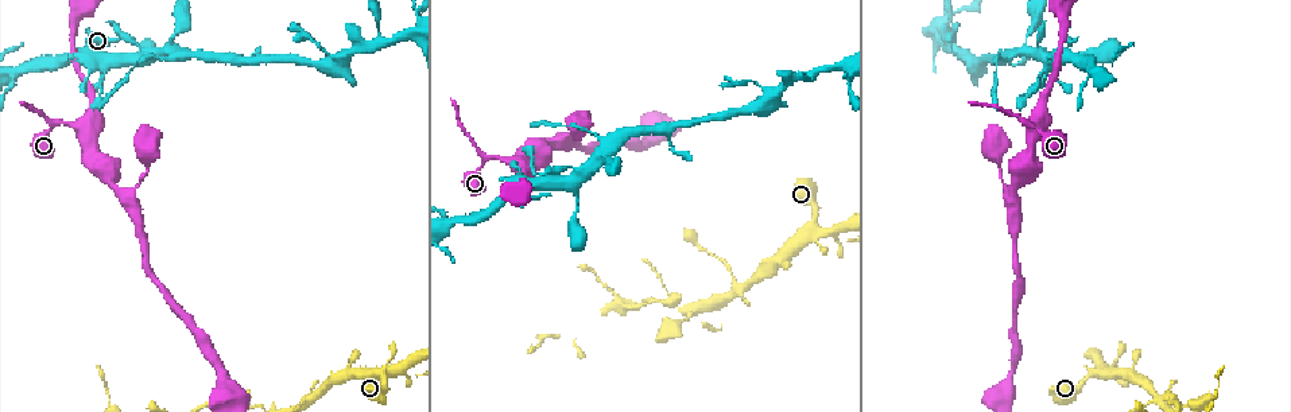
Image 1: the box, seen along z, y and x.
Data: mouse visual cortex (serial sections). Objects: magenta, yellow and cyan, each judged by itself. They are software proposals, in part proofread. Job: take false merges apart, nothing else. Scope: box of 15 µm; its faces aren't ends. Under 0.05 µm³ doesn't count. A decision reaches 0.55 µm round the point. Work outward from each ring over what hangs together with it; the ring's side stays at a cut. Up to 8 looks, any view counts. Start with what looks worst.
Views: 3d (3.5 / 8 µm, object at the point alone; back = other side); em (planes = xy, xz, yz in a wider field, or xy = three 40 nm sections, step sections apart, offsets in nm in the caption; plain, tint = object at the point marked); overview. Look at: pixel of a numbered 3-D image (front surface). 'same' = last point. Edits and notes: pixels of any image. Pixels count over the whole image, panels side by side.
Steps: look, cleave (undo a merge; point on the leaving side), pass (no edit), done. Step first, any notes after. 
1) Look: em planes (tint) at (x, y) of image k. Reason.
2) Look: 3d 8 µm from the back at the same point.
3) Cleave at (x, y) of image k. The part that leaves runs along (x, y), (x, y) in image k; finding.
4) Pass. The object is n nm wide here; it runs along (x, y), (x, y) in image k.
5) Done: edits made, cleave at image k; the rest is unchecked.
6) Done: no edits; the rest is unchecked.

Look: 3d 3.5 µm at (53, 123) of image 1. Sharp bend.

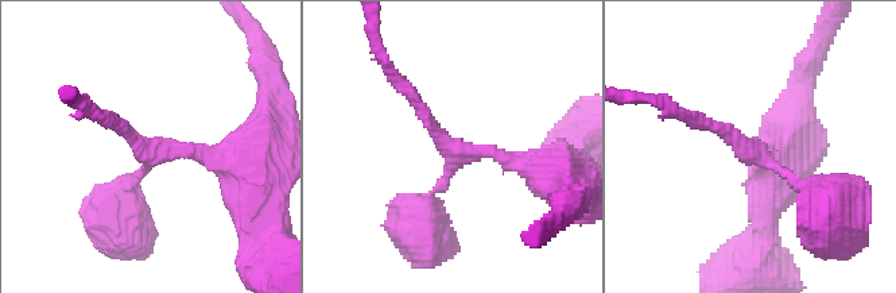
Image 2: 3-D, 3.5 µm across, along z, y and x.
Look: em xy step 5 (tint) at (152, 157) of image 2. Need the tissue.

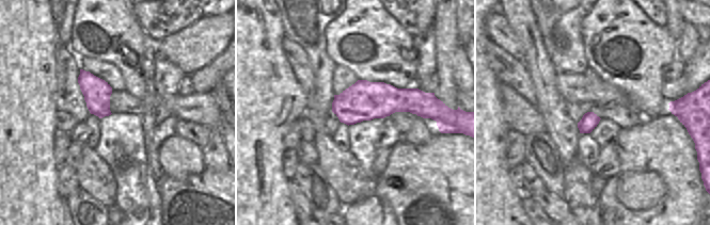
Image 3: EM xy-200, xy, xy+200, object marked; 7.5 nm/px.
Pass. It runs along (423, 222), (465, 153), (539, 168) in image 2; continuous, no second cell.

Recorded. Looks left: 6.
Look: 3d 8 µm at (1099, 372) of image 1. Sharp bend.

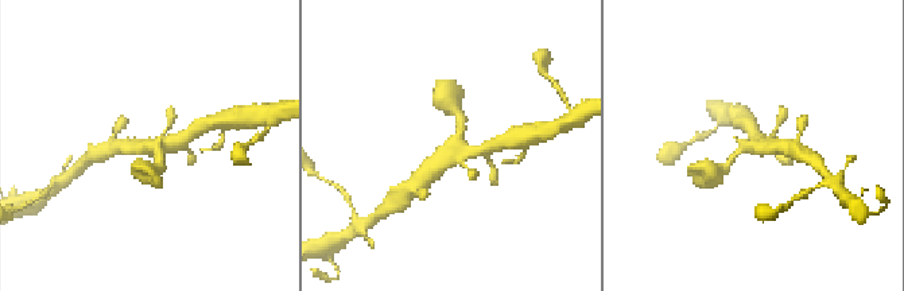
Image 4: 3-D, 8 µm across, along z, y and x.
Look: 3d 3.5 µm from the back at (758, 146) of image 4.

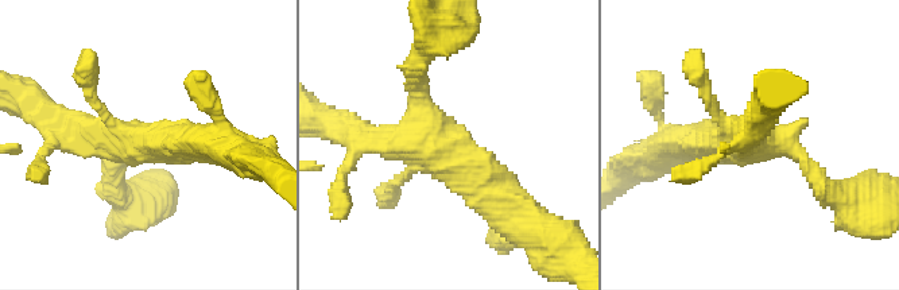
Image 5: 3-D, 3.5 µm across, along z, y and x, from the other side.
Look: em xy step 1 (tint) at (123, 141) of image 5. Shape alone is not enough.

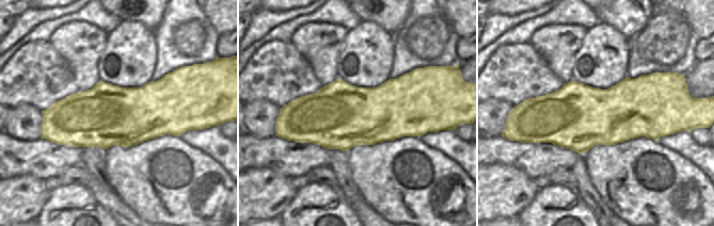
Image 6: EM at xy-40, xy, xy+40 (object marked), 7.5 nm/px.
Pass. Continuous, no second cell.

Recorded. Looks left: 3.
Look: 3d 3.5 µm at (310, 401) of image 1. Calibre changes.

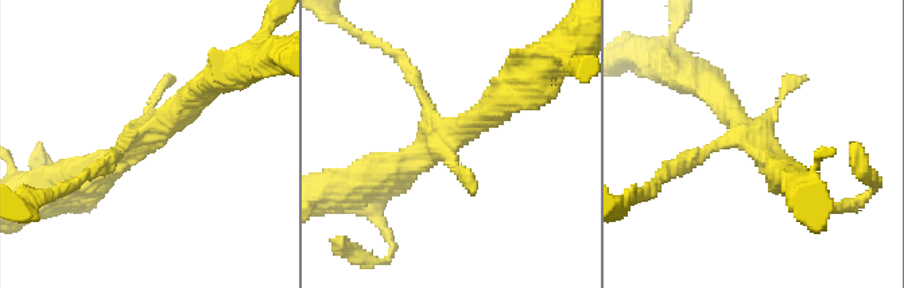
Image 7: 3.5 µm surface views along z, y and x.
Look: em xy step 5 (tint) at (446, 139) of image 7. Need the tissue.

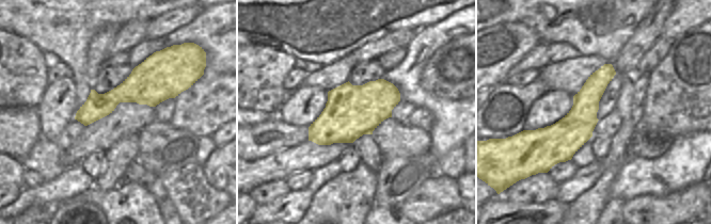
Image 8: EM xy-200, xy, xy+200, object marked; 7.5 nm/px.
Pass. One cell here.

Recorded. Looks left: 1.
Done: no edits; the rest is unchecked.

